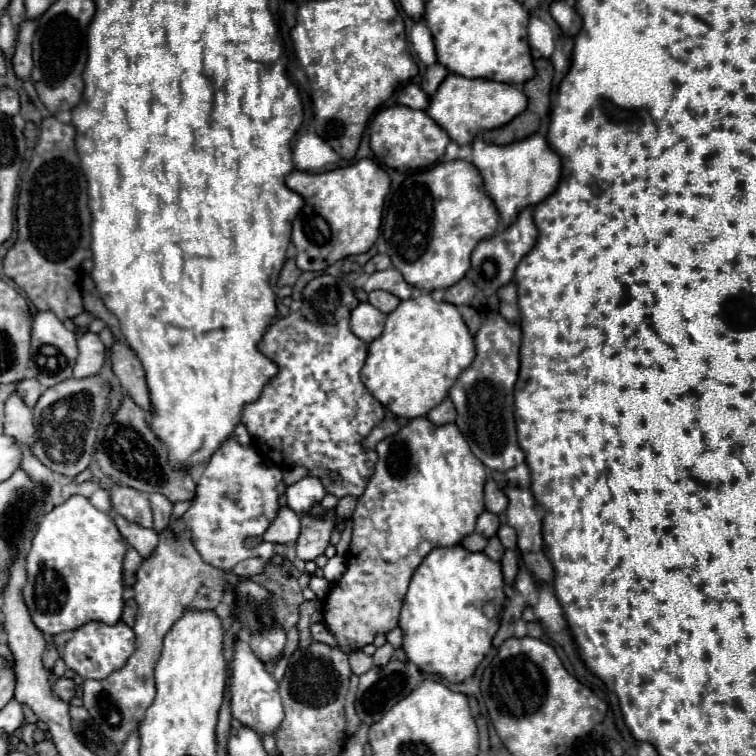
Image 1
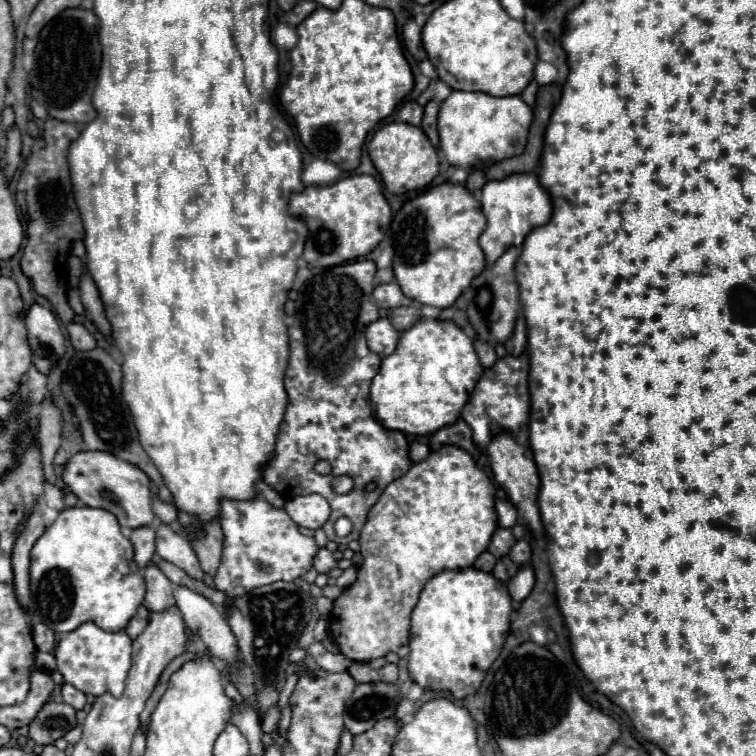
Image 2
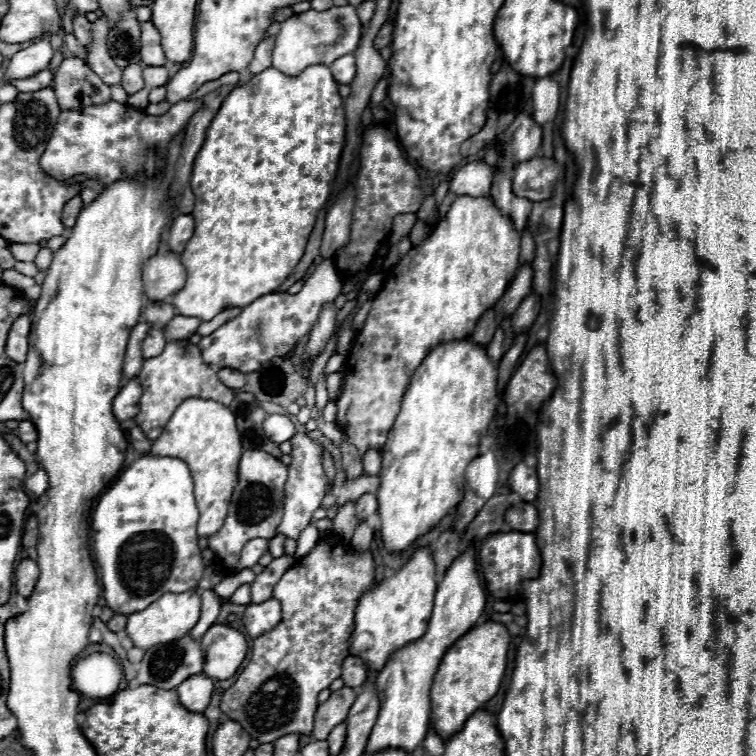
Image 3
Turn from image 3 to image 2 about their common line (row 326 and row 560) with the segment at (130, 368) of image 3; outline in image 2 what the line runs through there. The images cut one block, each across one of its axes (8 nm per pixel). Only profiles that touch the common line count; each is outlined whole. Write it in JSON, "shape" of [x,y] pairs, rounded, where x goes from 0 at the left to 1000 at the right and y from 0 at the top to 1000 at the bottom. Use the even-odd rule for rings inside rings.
{"shape":[[[188,696],[180,698],[172,709],[172,717],[177,722],[177,743],[183,746],[183,751],[193,749],[206,730],[206,704],[198,696]]]}

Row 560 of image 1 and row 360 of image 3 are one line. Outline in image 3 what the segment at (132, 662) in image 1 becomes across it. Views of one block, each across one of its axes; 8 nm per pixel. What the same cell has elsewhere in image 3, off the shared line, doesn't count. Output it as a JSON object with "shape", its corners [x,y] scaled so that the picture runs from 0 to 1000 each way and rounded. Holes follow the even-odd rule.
{"shape":[[[251,450],[222,452],[212,471],[193,474],[188,479],[188,489],[183,495],[183,503],[185,503],[185,511],[188,511],[188,524],[185,524],[185,532],[183,532],[185,545],[177,553],[180,561],[190,569],[190,574],[198,582],[206,582],[206,577],[212,577],[212,571],[217,569],[217,563],[228,553],[228,545],[235,540],[235,534],[241,534],[251,524],[280,526],[280,529],[288,529],[291,534],[304,537],[304,532],[310,529],[310,516],[296,511],[288,503],[288,497],[286,497],[288,489],[291,489],[288,484],[272,481],[267,476],[265,460],[259,455],[254,455]]]}

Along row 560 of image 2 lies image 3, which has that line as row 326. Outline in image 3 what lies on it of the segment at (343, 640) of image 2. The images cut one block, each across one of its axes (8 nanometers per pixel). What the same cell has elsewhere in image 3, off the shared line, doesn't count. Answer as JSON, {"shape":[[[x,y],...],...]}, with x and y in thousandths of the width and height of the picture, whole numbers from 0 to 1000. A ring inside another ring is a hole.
{"shape":[[[603,259],[595,278],[577,294],[569,312],[545,328],[519,357],[516,370],[497,389],[487,413],[481,434],[474,439],[455,487],[455,511],[447,524],[444,561],[455,569],[463,585],[481,601],[492,590],[511,585],[511,577],[529,542],[529,529],[540,513],[540,503],[550,481],[561,476],[566,460],[587,450],[622,444],[632,421],[651,407],[672,381],[680,360],[685,357],[688,307],[680,302],[675,286],[667,286],[648,259]]]}

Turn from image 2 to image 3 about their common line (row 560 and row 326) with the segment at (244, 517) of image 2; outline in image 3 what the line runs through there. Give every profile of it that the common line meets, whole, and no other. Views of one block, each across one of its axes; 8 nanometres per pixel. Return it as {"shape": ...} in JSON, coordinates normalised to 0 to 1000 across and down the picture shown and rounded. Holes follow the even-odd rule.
{"shape":[[[426,344],[394,389],[349,389],[323,405],[320,415],[302,423],[278,444],[270,444],[262,455],[270,479],[291,487],[312,487],[323,495],[344,489],[349,479],[381,468],[413,437],[426,405],[450,389],[452,376],[455,365],[450,365],[442,344]]]}

